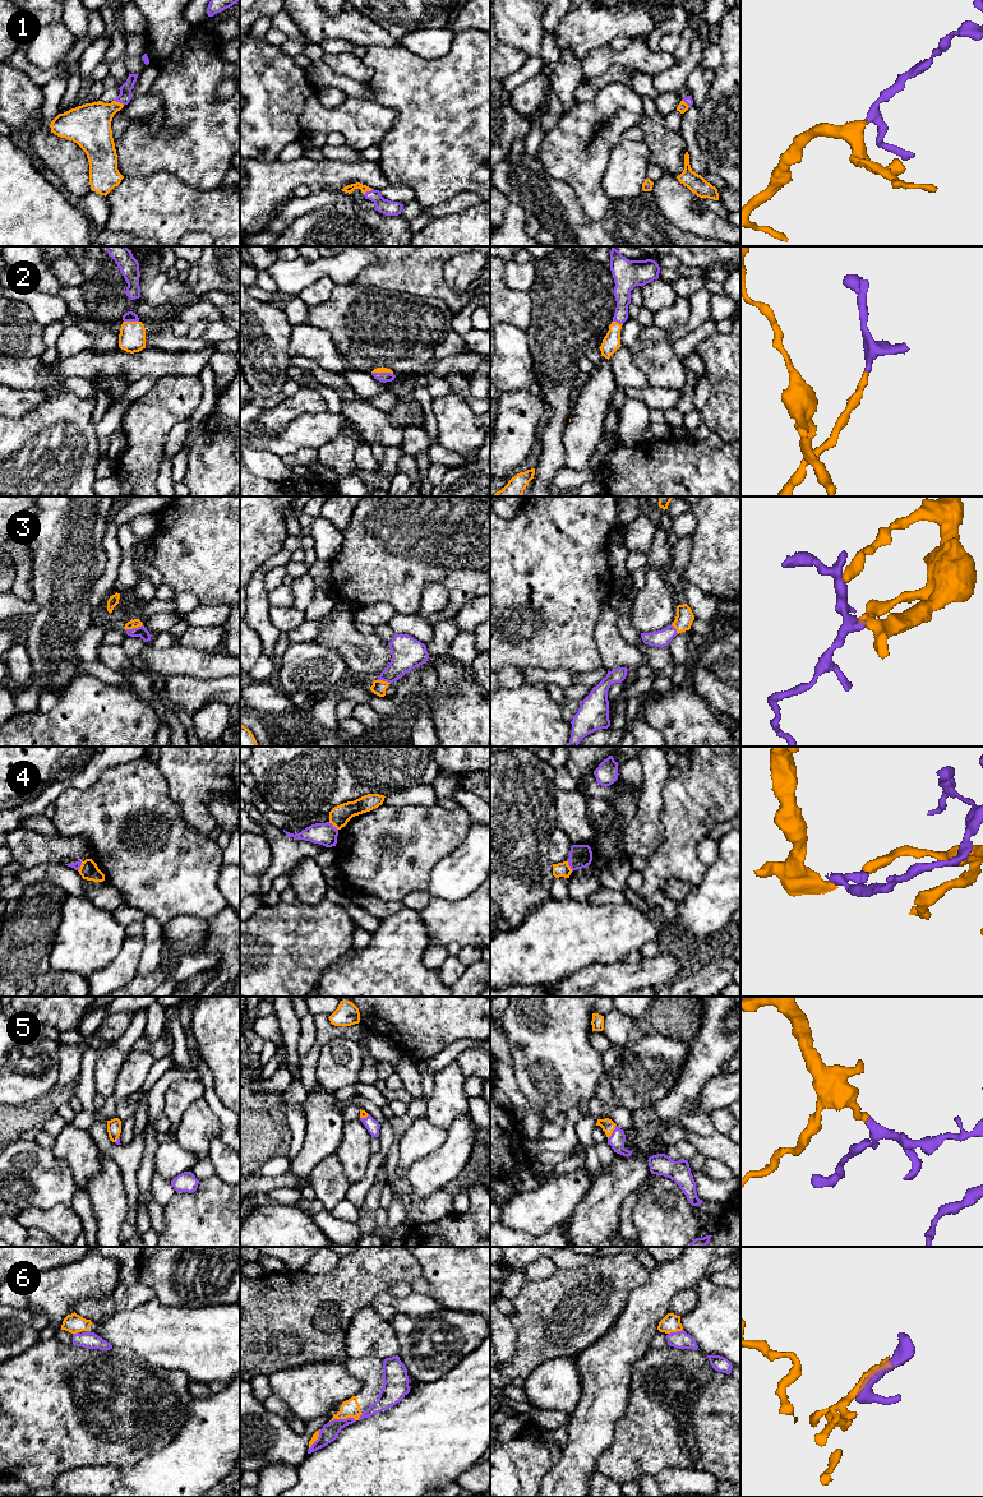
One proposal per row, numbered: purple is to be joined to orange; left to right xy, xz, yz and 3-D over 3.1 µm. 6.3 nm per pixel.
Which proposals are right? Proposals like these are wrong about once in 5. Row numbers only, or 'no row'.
1, 2, 3, 5, 6

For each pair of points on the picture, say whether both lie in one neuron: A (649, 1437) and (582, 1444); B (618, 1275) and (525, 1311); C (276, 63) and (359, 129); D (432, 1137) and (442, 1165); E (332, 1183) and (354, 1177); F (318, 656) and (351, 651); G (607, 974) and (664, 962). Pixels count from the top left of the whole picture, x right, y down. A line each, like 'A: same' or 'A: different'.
A: different
B: same
C: same
D: different
E: different
F: different
G: same

